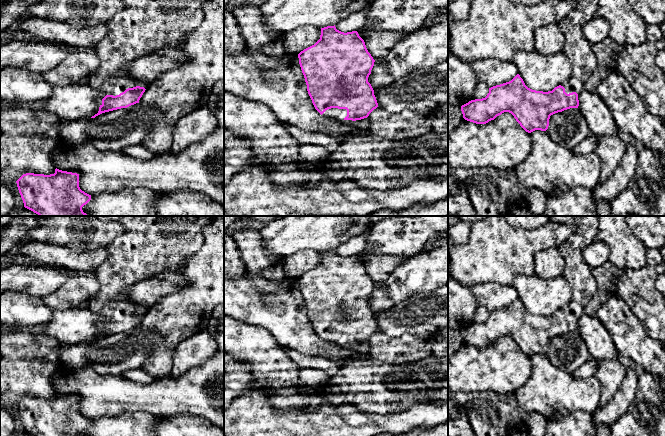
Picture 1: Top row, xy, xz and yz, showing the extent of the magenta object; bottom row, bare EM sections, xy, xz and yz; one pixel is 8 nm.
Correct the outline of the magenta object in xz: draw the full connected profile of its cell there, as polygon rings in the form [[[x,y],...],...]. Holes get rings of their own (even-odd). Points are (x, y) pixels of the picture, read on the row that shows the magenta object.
[[[334,26],[321,28],[320,39],[298,54],[299,64],[315,109],[324,117],[366,130],[369,114],[378,107],[368,77],[375,60],[357,31],[341,32]]]

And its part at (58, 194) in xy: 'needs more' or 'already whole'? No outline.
already whole

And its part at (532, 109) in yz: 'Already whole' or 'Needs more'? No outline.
Needs more

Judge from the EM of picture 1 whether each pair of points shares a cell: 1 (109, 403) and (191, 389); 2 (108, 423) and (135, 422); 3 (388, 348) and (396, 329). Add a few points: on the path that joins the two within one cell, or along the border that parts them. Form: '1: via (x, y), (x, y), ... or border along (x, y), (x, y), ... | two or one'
1: via (129, 397), (171, 396) | one
2: via (115, 423), (128, 423) | one
3: border along (378, 330), (391, 336), (405, 335) | two

